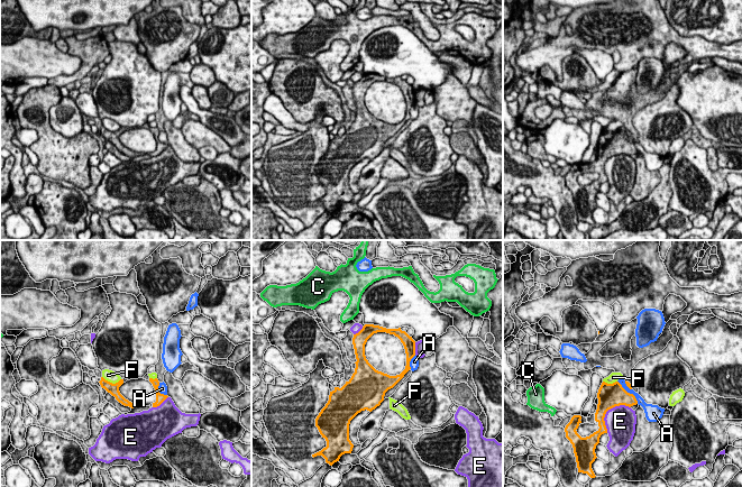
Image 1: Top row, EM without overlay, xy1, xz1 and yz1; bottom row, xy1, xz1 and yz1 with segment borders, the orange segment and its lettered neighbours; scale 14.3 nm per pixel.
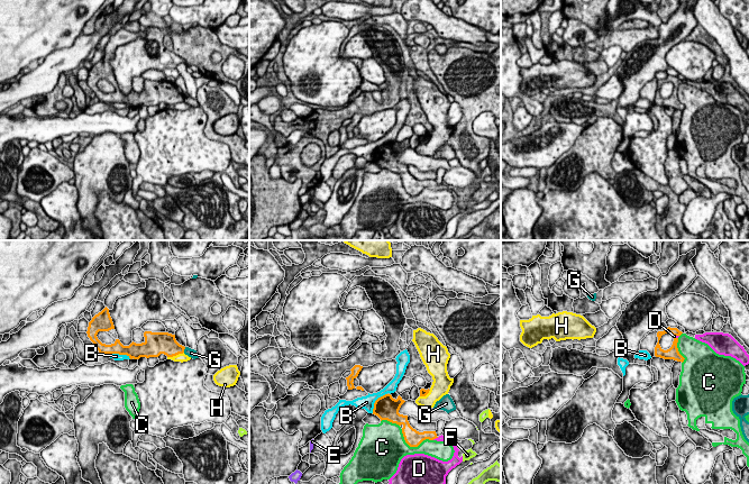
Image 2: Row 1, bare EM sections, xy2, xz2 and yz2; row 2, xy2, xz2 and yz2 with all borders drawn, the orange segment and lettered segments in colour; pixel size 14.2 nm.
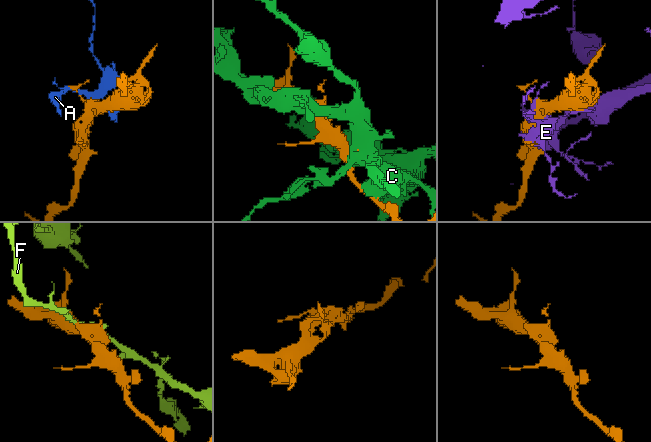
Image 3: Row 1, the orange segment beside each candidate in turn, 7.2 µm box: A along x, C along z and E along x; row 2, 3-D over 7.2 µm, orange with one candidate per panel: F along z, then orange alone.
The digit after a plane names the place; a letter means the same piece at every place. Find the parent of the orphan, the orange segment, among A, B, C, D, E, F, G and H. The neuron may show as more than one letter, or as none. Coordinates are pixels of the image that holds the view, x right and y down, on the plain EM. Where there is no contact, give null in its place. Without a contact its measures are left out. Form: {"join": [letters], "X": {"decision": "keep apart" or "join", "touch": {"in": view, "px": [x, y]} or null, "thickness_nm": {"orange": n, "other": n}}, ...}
{"join": ["D"], "A": {"decision": "keep apart", "touch": {"in": "yz1", "px": [629, 141]}, "thickness_nm": {"orange": 340, "other": 100}}, "B": {"decision": "keep apart", "touch": {"in": "xy2", "px": [118, 101]}, "thickness_nm": {"orange": 220, "other": 100}}, "C": {"decision": "keep apart", "touch": {"in": "xz2", "px": [413, 194]}, "thickness_nm": {"orange": 240, "other": 320}}, "D": {"decision": "join", "touch": {"in": "xz2", "px": [435, 186]}, "thickness_nm": {"orange": 160, "other": 90}}, "E": {"decision": "keep apart", "touch": {"in": "yz1", "px": [607, 158]}, "thickness_nm": {"orange": 360, "other": 440}}, "F": {"decision": "keep apart", "touch": {"in": "xy1", "px": [111, 131]}, "thickness_nm": {"orange": 160, "other": 160}}, "G": {"decision": "keep apart", "touch": {"in": "xy2", "px": [184, 97]}, "thickness_nm": {"orange": 280, "other": 130}}, "H": {"decision": "keep apart", "touch": {"in": "xy2", "px": [175, 103]}, "thickness_nm": {"orange": 320, "other": 130}}}

